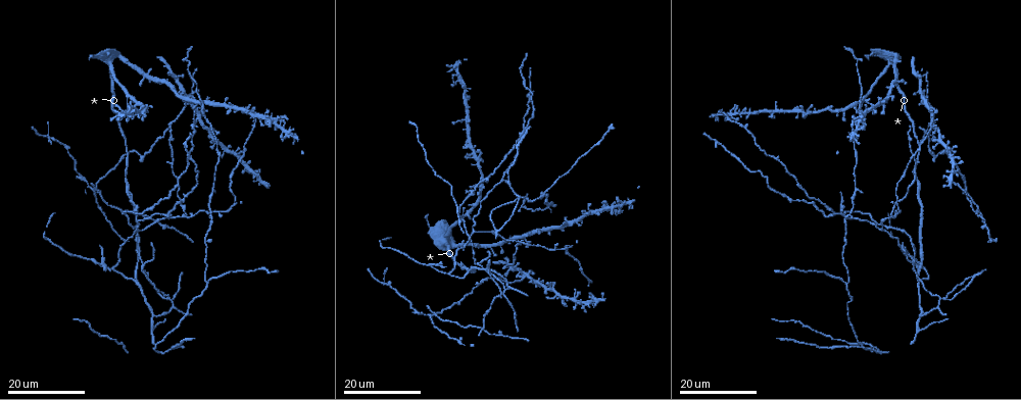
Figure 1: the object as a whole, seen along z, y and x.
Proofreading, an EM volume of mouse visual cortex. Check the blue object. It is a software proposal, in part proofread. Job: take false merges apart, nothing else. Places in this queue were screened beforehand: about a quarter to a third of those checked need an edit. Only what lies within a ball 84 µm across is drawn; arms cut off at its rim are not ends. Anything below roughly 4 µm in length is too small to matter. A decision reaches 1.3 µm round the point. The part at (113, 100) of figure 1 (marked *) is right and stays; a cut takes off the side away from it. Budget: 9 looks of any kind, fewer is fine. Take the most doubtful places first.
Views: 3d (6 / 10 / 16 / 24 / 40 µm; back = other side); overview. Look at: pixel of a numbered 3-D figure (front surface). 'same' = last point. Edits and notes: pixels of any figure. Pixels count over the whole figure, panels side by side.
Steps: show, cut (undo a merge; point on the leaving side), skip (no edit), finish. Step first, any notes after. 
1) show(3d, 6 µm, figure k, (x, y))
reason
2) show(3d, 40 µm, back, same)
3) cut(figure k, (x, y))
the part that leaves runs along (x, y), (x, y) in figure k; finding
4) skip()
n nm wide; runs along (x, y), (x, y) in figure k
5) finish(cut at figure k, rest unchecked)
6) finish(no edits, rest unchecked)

show(3d, 24 µm, figure 1, (470, 271))
small branch off a trunk

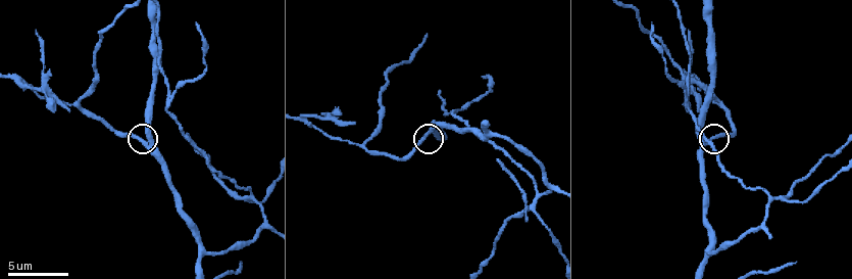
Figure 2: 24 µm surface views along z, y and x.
show(3d, 6 µm, figure 2, (429, 131))

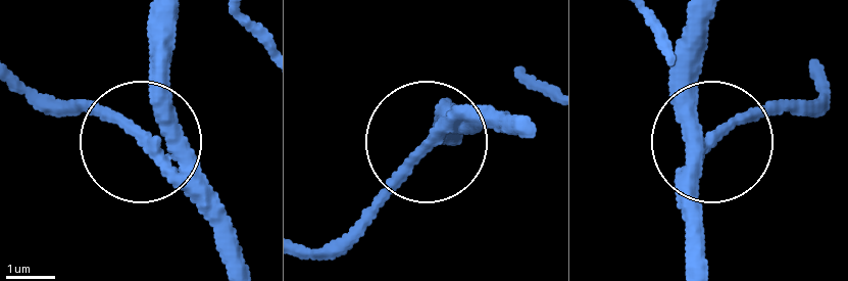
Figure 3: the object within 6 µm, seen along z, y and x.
skip()
side arm 93 µm; runs along (167, 19), (147, 130), (65, 109) in figure 3; all the same neuron

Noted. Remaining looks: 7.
show(3d, 24 µm, figure 1, (430, 314))
four or more arms meet

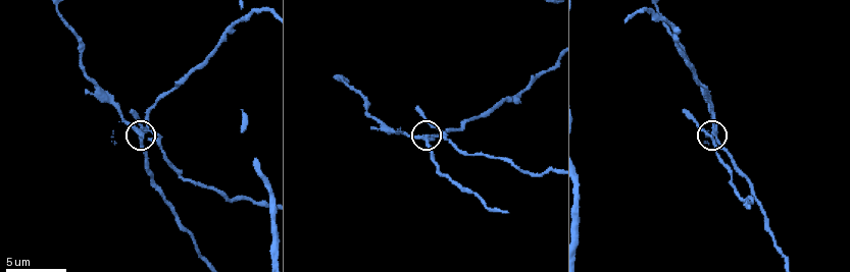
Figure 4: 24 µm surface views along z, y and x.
show(3d, 6 µm, figure 4, (713, 133))

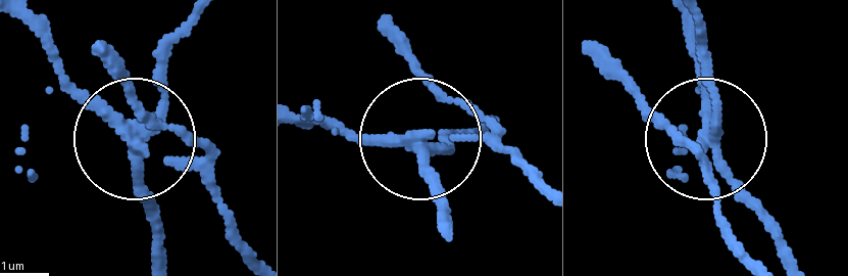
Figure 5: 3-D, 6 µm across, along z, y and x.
cut(figure 5, (195, 164))
240 nm wide; the part that leaves runs along (132, 134), (192, 167), (253, 264) in figure 5; two neurons meet here

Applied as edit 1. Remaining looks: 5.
show(overview)
see it whole again

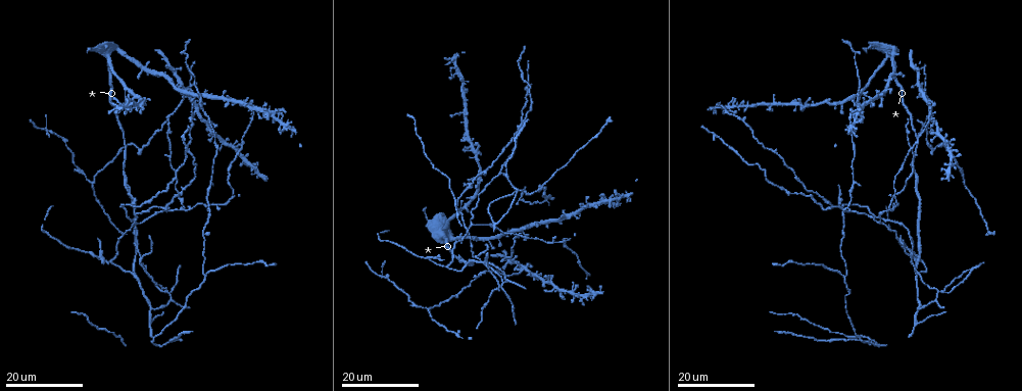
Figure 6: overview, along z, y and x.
show(3d, 24 µm, figure 6, (93, 256))
three-way junction

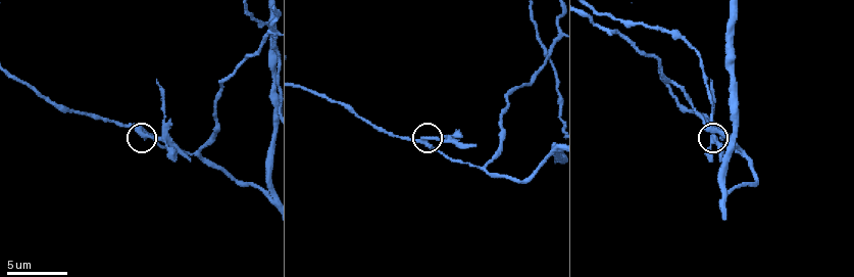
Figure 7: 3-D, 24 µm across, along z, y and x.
show(3d, 10 µm, figure 7, (426, 137))

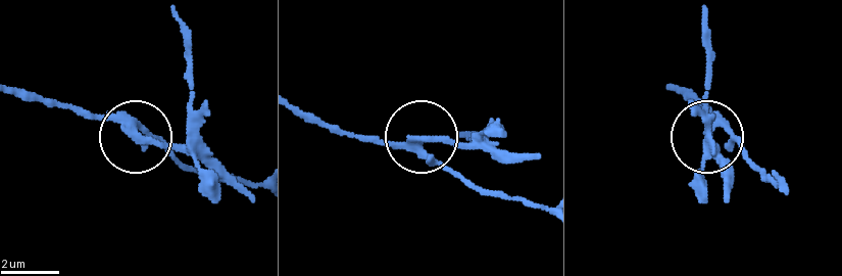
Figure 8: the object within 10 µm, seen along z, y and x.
cut(figure 8, (454, 143))
side arm 6 µm; 3 arms; a second neuron is stuck on

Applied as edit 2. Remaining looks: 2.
finish(cut at figure 5, cut at figure 8, rest unchecked)

